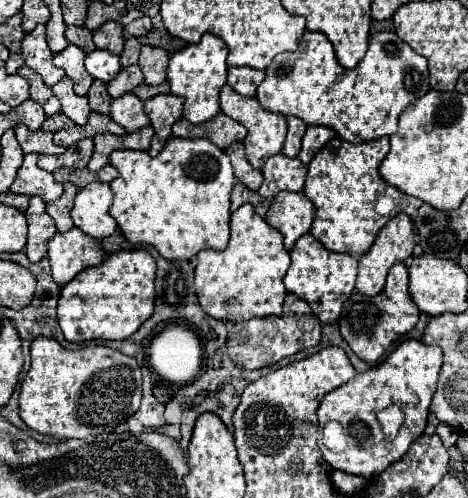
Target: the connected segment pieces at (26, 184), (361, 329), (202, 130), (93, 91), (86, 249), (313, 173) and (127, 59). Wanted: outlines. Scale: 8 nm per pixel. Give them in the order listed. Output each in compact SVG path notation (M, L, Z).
M25 155L23 165L17 171L17 177L11 185L13 193L23 193L23 195L37 195L41 197L45 203L51 203L55 199L59 199L59 195L63 193L63 185L55 183L53 175L39 169L37 167L37 155Z
M395 263L379 295L365 297L355 291L347 299L347 303L343 305L343 313L339 317L339 327L341 327L343 339L349 343L349 347L359 359L367 363L377 363L383 357L383 353L389 349L389 345L397 341L401 335L409 333L417 325L417 321L419 321L419 309L409 295L407 267L403 263Z
M217 113L213 119L201 125L191 125L187 119L179 119L173 125L173 135L175 137L207 137L219 149L227 149L233 141L243 141L247 135L247 129L241 123L227 117L225 113Z
M93 81L89 93L87 93L87 99L89 99L89 107L97 113L103 113L103 115L109 115L109 105L111 105L111 97L107 93L107 83L103 81Z
M77 227L65 233L57 233L47 241L47 247L53 281L61 287L67 285L81 269L95 267L103 261L101 243L97 239L91 239Z
M335 137L331 139L331 143L327 143L327 147L323 147L323 151L319 151L319 155L315 155L315 159L311 159L303 193L313 201L317 209L311 225L311 235L319 239L327 249L337 253L363 255L373 245L379 229L397 213L405 213L405 211L395 211L397 205L393 197L387 195L387 183L379 175L379 165L387 153L389 153L389 137L381 137L357 145Z
M127 39L125 41L125 49L121 53L121 67L127 67L127 65L133 65L137 63L137 57L139 57L139 51L141 51L141 45L137 39Z

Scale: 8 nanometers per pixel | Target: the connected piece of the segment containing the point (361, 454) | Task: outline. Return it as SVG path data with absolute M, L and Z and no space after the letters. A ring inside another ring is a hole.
M409 339L409 341L403 341L381 365L365 373L357 373L345 385L341 385L339 389L333 389L327 397L323 397L321 407L317 409L317 417L321 423L319 449L325 461L333 469L339 469L351 475L361 475L361 477L377 477L391 463L399 461L407 453L409 445L419 435L423 435L423 429L427 425L429 403L433 393L437 391L437 375L441 371L441 363L443 363L443 351L439 347L427 347L417 339ZM327 421L339 421L343 427L347 447L339 453L327 449L321 441Z

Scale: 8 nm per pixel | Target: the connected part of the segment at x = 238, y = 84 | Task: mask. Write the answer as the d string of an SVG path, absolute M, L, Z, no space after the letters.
M231 67L227 75L227 83L245 97L255 97L257 87L265 79L265 71L249 69L249 67Z

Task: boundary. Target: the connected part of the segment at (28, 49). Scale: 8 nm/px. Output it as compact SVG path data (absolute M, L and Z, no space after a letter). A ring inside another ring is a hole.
M37 25L31 33L23 37L21 51L25 57L25 65L35 69L49 87L53 87L59 79L65 77L65 71L53 65L53 53L47 47L45 39L45 25Z

